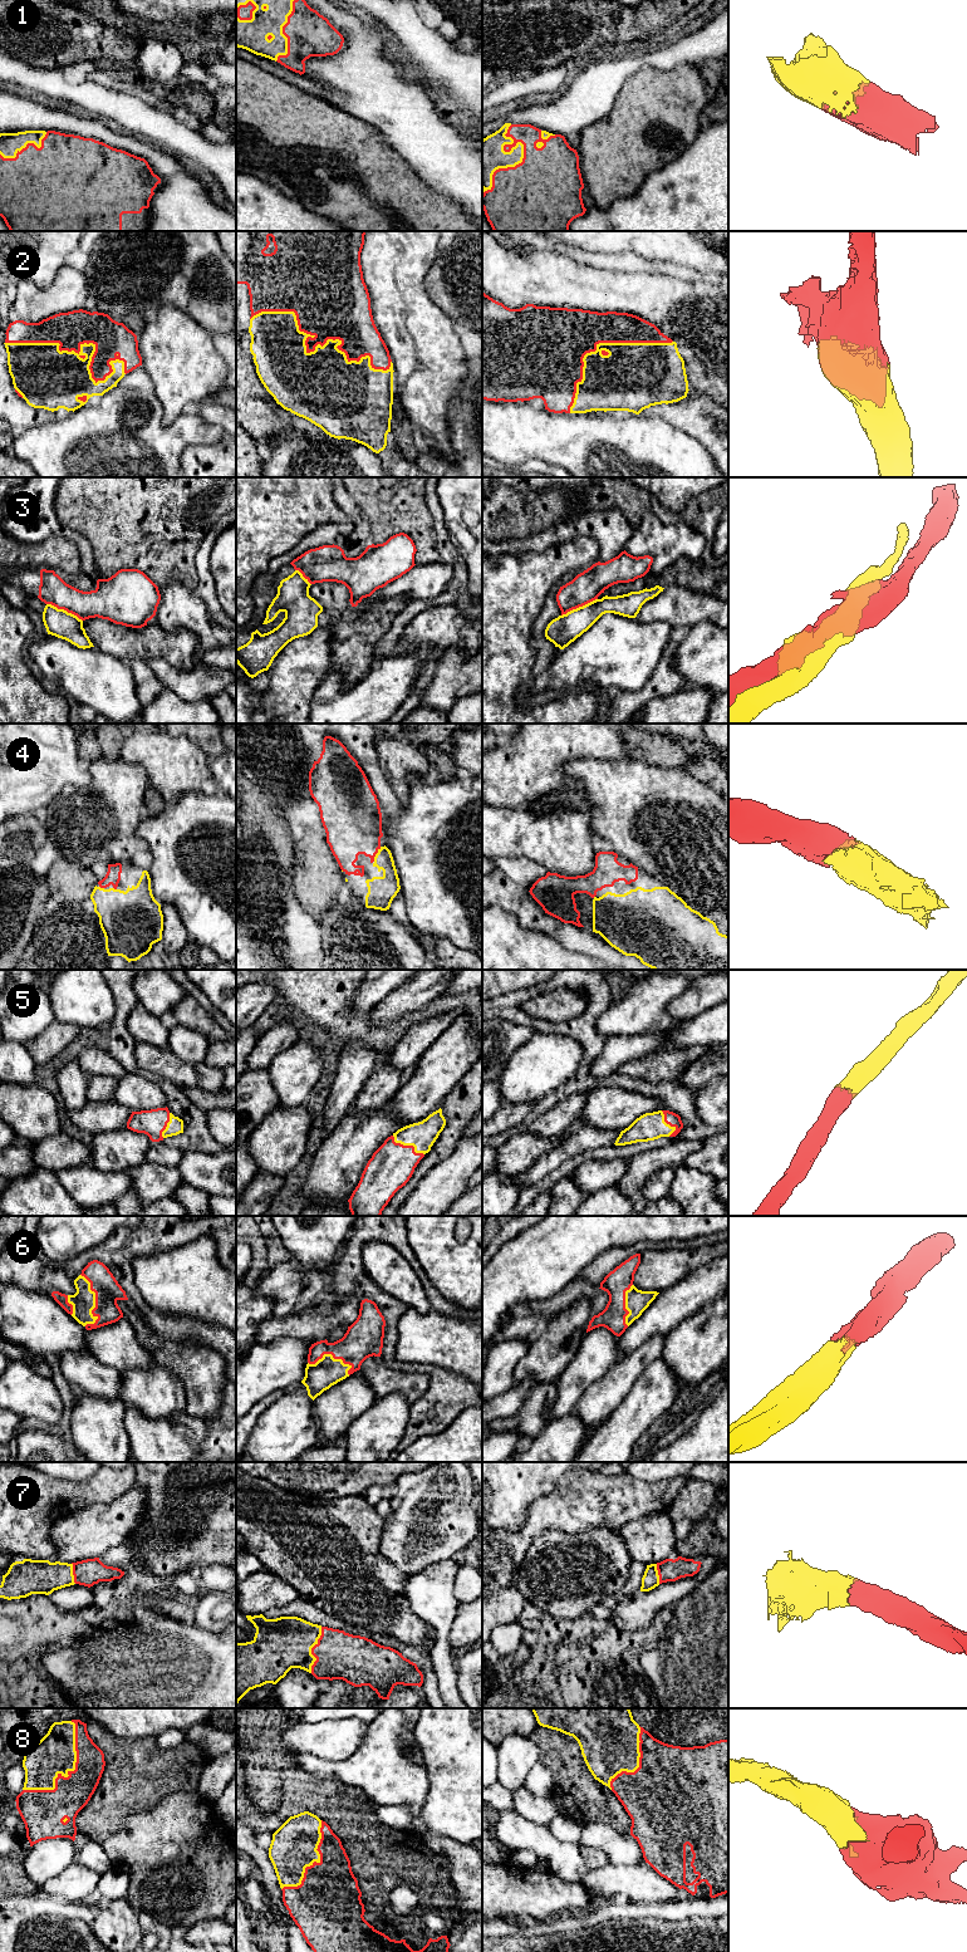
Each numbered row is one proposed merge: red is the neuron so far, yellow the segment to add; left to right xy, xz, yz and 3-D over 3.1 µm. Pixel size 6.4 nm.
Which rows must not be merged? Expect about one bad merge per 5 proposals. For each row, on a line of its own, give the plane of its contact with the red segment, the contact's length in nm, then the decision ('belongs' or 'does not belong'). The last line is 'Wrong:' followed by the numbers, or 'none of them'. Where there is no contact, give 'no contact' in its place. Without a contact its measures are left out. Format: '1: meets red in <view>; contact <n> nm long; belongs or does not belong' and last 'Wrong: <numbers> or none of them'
1: meets red in yz; contact 480 nm long; belongs
2: meets red in xz; contact 950 nm long; belongs
3: meets red in xy; contact 260 nm long; does not belong
4: meets red in xz; contact 110 nm long; belongs
5: meets red in xz; contact 240 nm long; belongs
6: meets red in xy; contact 340 nm long; belongs
7: meets red in xz; contact 300 nm long; belongs
8: meets red in xy; contact 550 nm long; belongs
Wrong: 3

